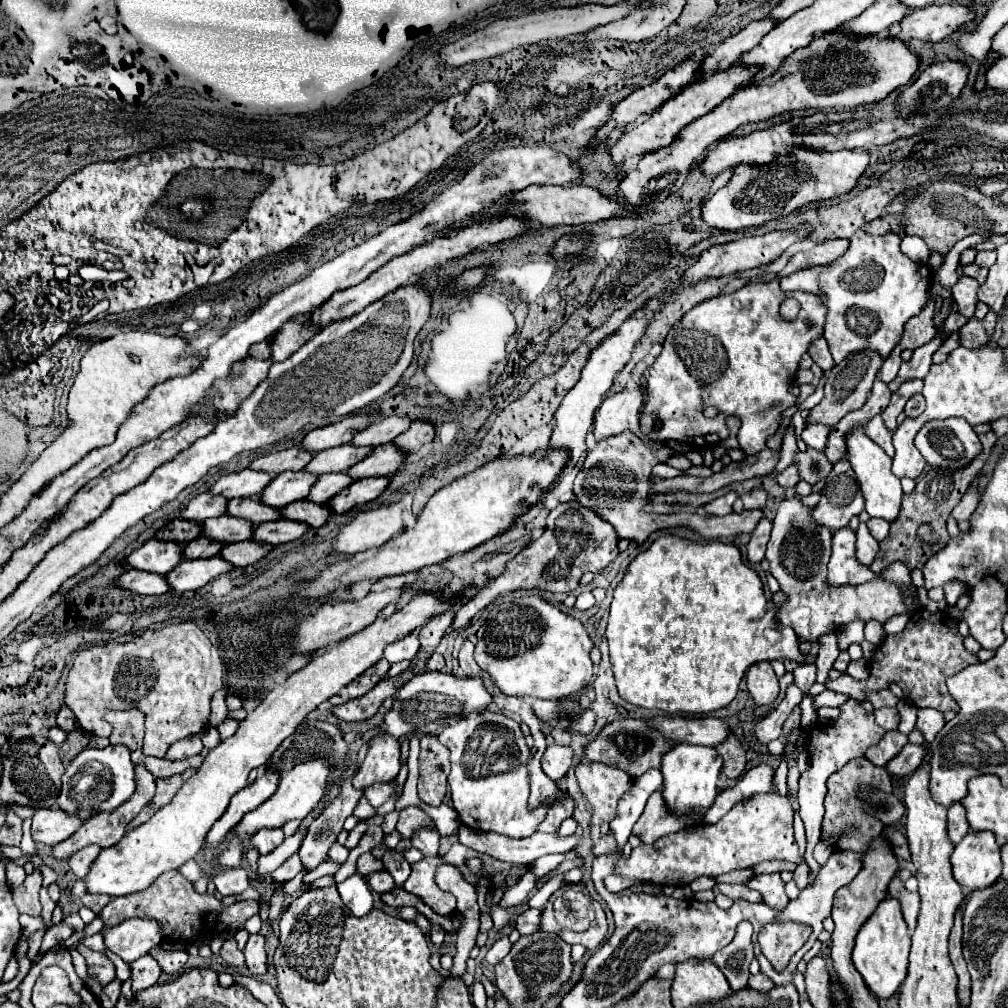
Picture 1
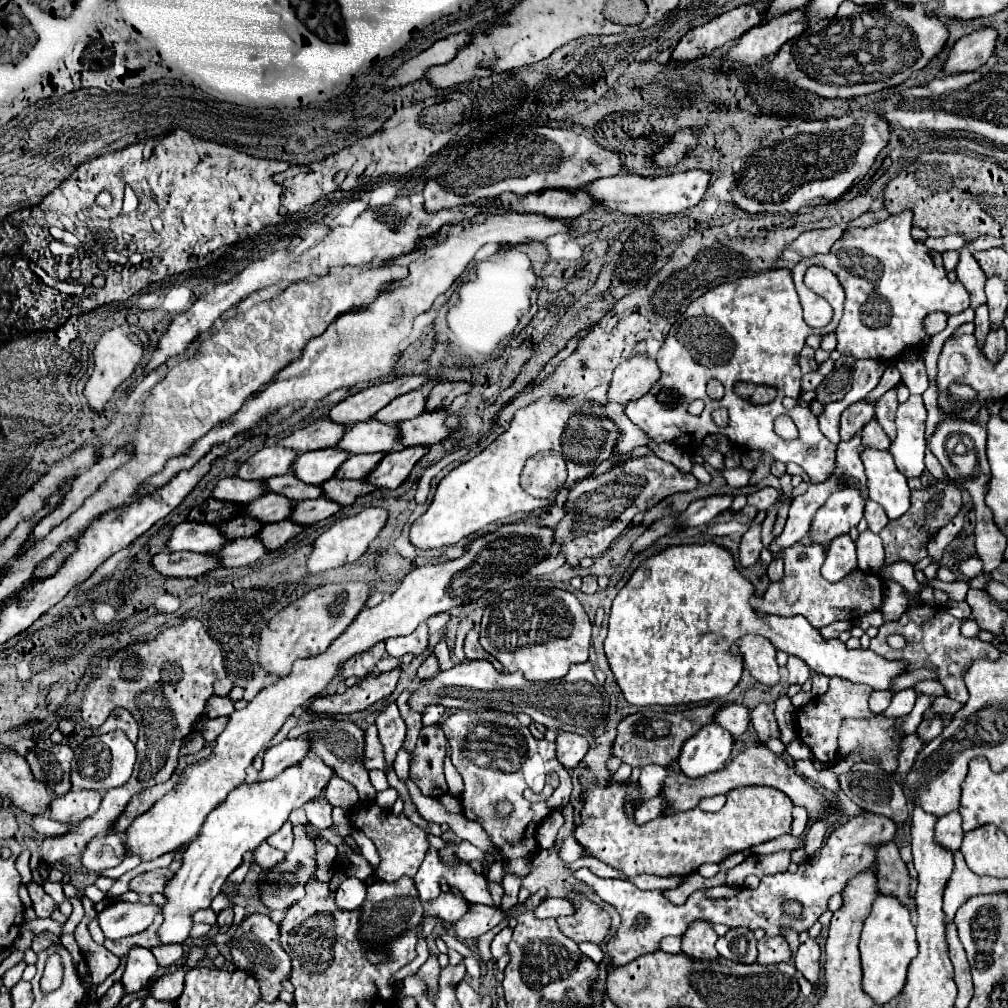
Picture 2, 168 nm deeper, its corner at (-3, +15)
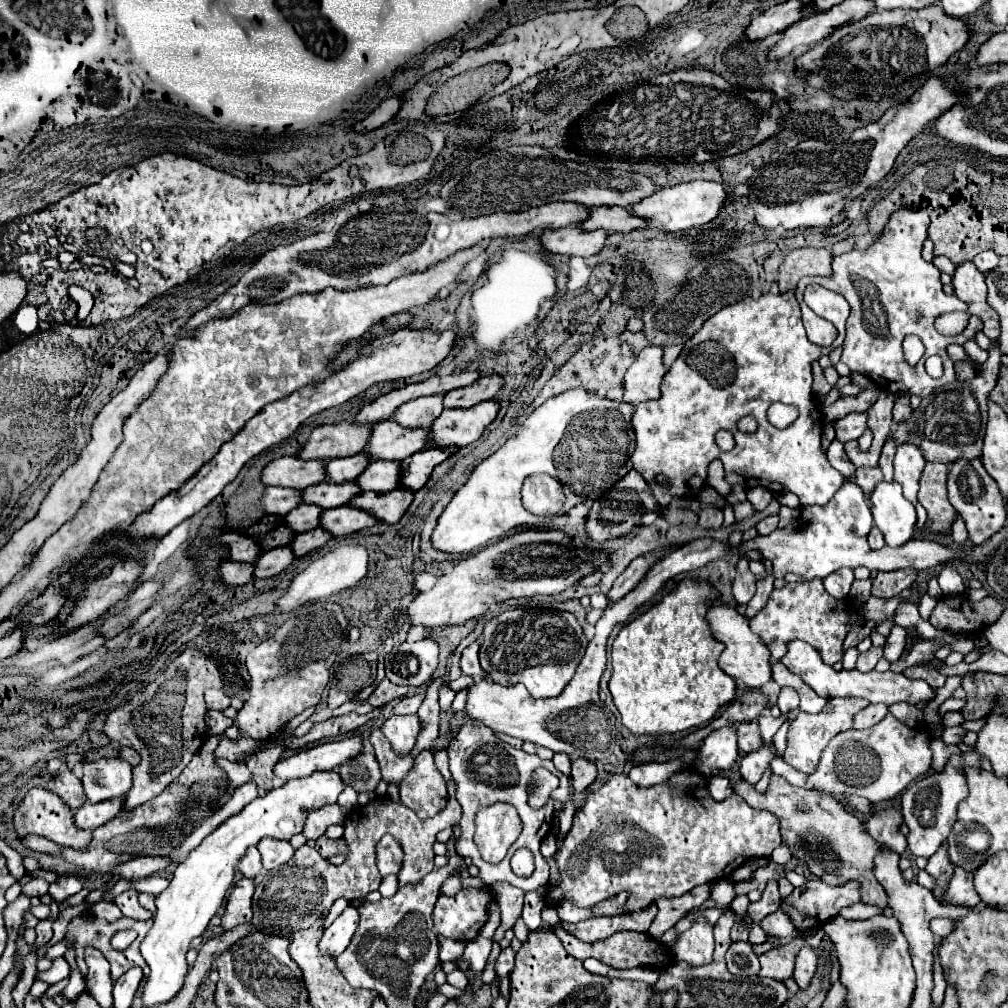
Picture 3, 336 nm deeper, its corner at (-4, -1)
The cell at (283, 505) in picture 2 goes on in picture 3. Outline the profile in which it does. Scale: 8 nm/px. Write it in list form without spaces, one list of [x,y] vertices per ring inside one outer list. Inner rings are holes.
[[[299,504],[299,508],[293,508],[285,518],[285,526],[289,530],[293,530],[295,534],[297,532],[307,532],[307,530],[313,530],[319,526],[319,514],[323,510],[319,506],[311,506],[311,504]]]

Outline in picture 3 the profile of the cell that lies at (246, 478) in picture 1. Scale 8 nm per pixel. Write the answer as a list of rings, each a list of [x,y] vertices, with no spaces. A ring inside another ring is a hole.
[[[283,456],[269,462],[263,468],[261,482],[265,486],[285,486],[285,488],[307,488],[325,480],[325,462],[319,460],[299,460],[293,456]]]

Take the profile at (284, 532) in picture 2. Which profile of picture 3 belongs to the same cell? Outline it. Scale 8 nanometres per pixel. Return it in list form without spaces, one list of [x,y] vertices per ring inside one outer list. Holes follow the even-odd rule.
[[[315,528],[315,530],[303,532],[303,534],[295,534],[289,548],[295,554],[295,558],[299,558],[299,556],[305,556],[307,552],[323,546],[329,538],[331,538],[329,532],[323,532],[323,528]]]

